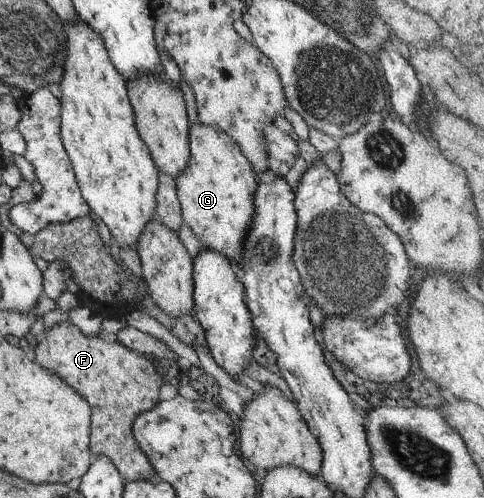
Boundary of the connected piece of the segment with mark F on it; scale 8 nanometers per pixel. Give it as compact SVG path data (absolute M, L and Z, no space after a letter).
M62 321L38 337L34 354L38 365L59 376L90 406L90 452L109 458L125 482L135 479L153 481L156 476L153 467L137 446L132 433L136 414L153 408L160 400L158 390L162 385L161 376L151 361L117 340L105 342L99 334L85 336L73 323Z

